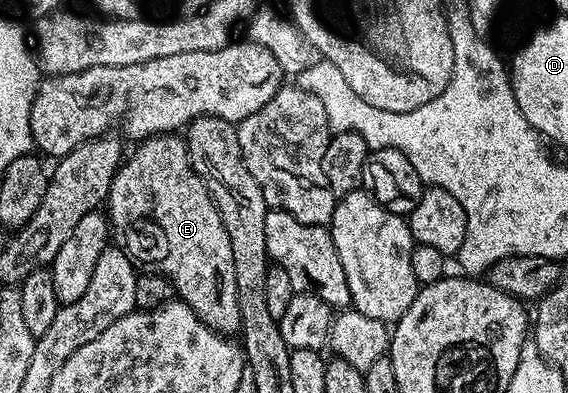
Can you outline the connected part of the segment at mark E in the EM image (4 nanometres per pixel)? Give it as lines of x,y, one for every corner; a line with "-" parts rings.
176,134
150,136
139,141
132,153
116,171
106,201
106,215
110,232
137,265
164,276
176,288
176,296
183,300
201,322
221,336
235,337
240,330
238,286
234,283
234,249
230,247
230,234
222,226
216,204
188,161
188,145

